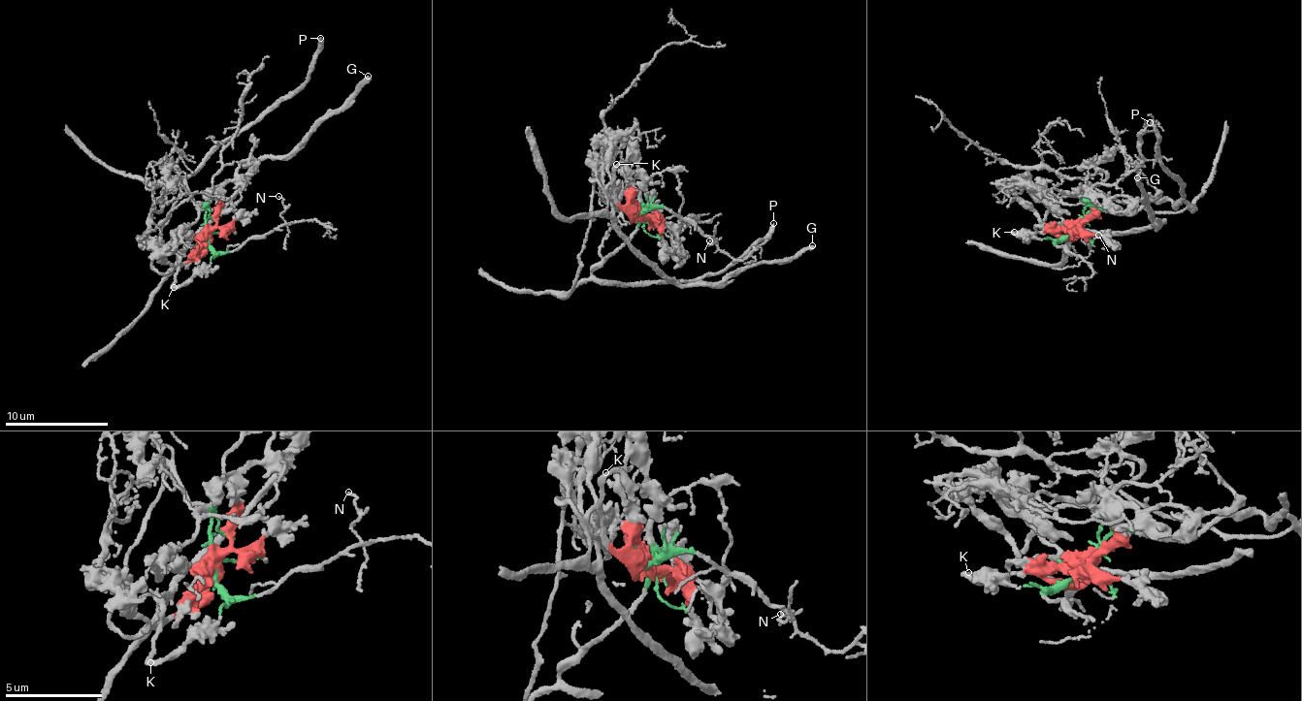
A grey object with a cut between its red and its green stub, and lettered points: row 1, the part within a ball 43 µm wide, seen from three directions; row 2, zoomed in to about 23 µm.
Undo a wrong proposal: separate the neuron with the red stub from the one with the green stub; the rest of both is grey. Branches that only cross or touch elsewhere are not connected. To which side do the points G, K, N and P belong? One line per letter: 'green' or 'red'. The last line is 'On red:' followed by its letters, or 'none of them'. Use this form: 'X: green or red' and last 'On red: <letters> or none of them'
G: red
K: red
N: green
P: green
On red: G, K

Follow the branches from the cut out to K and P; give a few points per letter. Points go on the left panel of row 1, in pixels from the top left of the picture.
K: (208, 236), (193, 273), (173, 287)
P: (208, 236), (204, 208), (208, 202), (197, 202), (177, 176), (232, 140), (304, 83), (319, 37)

